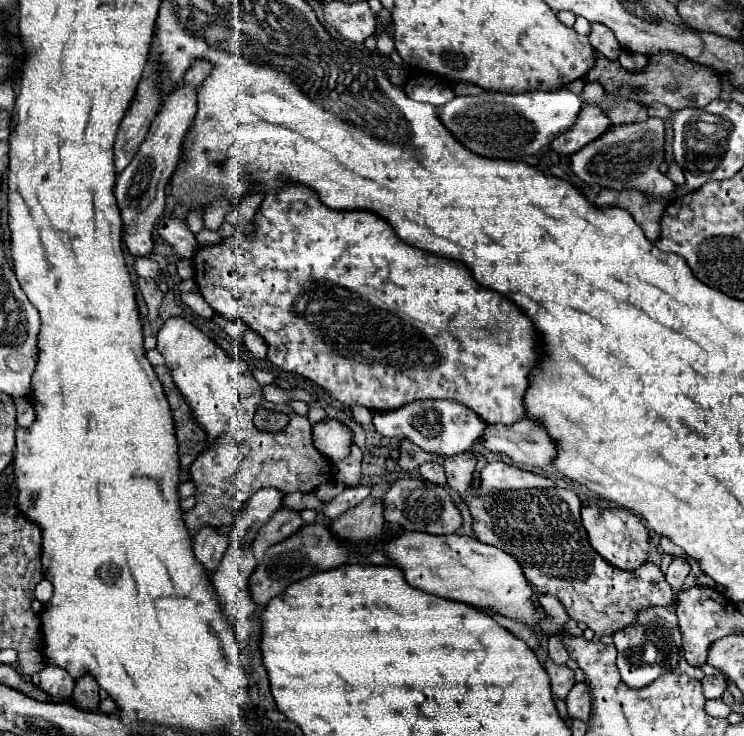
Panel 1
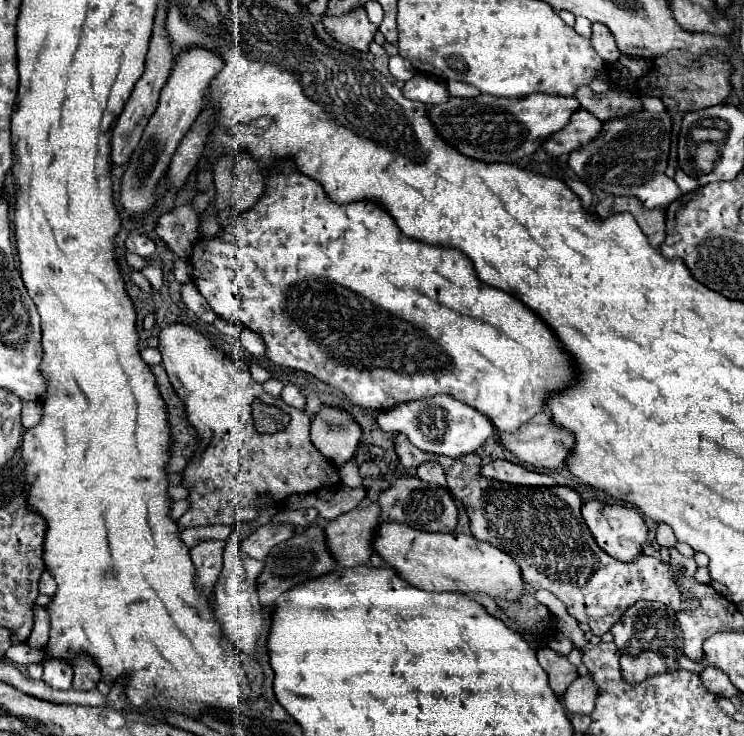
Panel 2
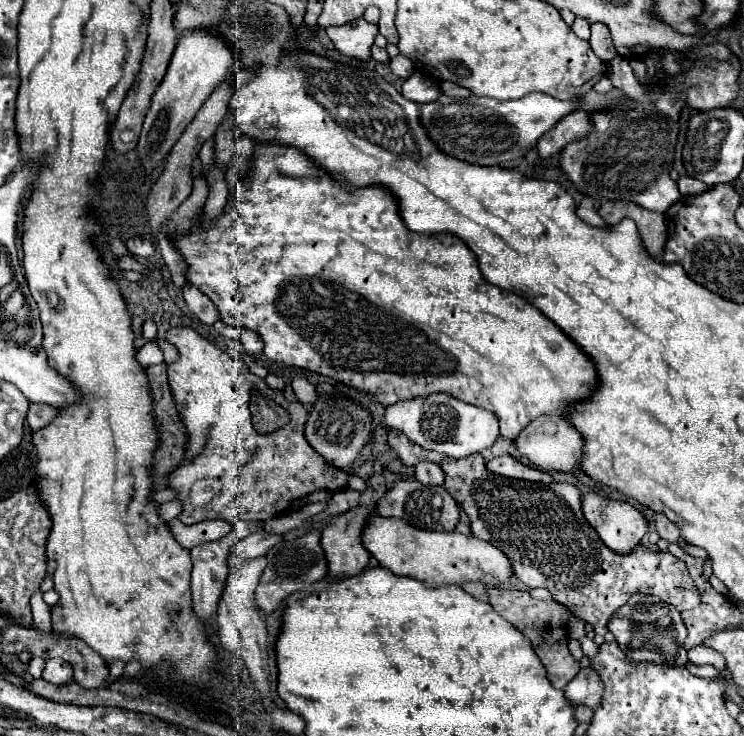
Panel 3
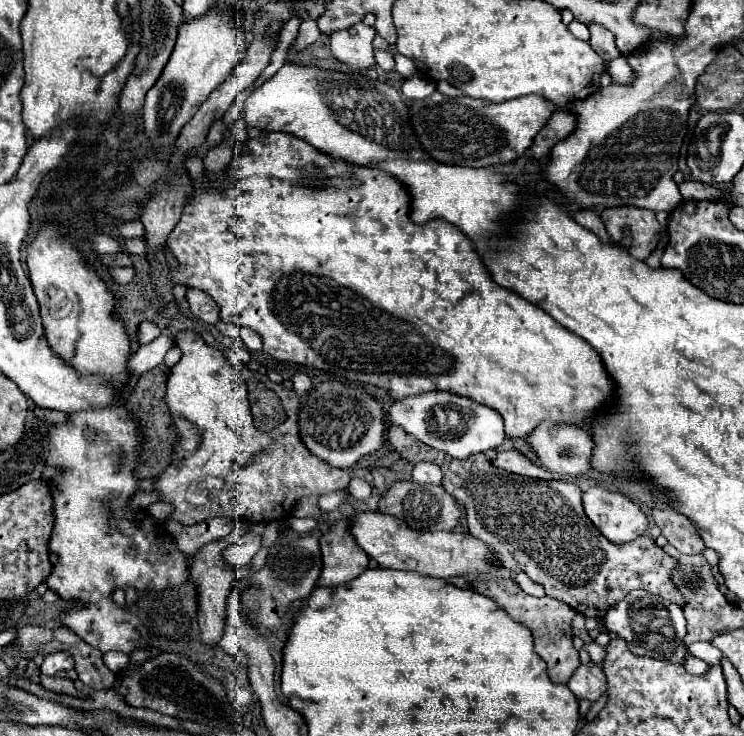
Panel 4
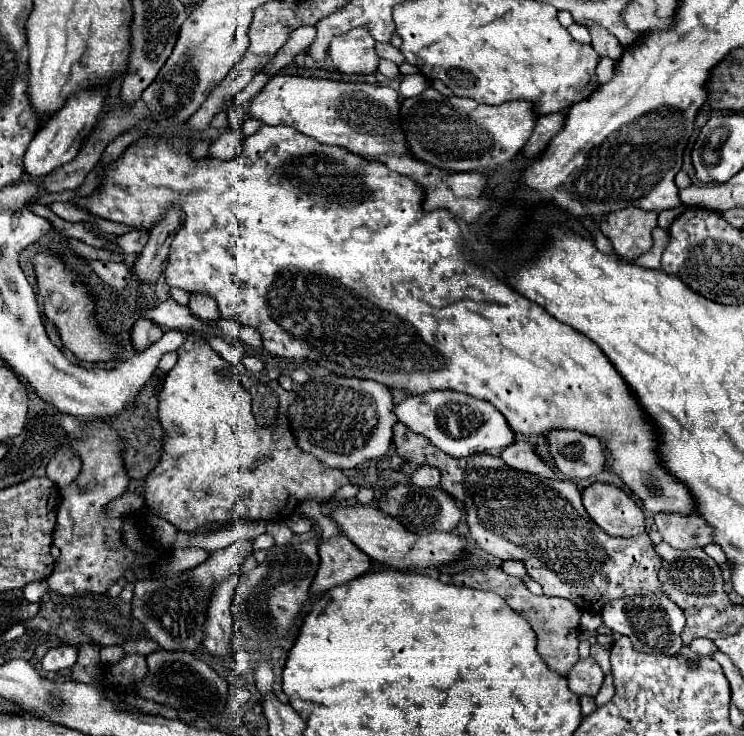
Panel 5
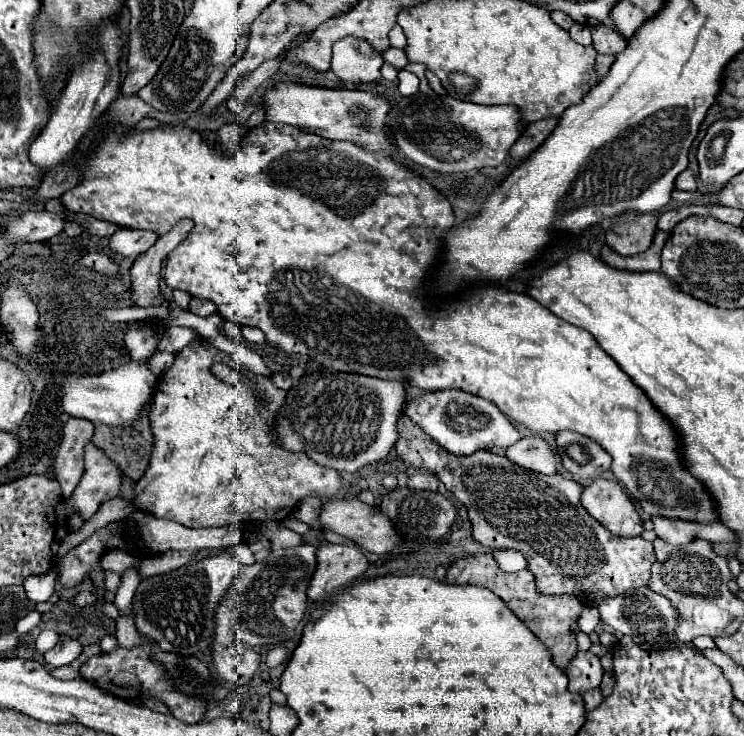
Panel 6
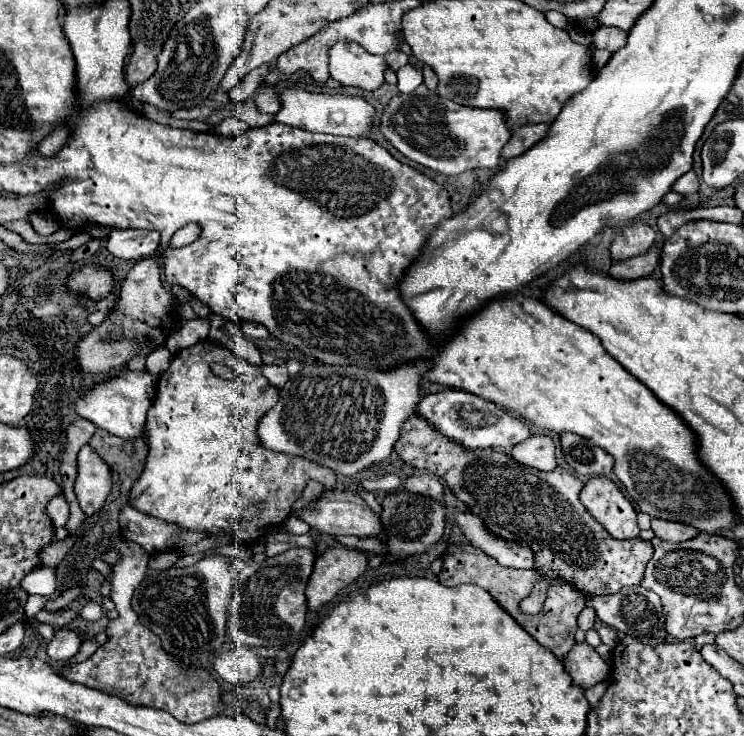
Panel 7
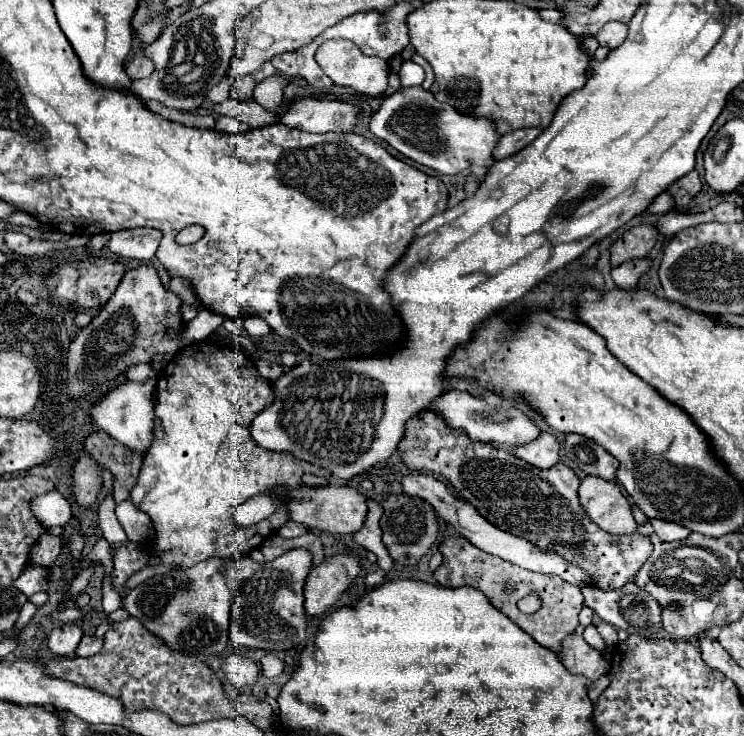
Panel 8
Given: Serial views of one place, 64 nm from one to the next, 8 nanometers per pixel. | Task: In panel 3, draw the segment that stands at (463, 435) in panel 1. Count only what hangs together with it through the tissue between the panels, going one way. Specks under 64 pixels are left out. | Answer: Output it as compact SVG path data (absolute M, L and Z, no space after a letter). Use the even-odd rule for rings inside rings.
M432 394L426 398L412 398L412 400L396 402L386 408L382 422L390 430L404 432L420 448L442 452L450 458L464 458L468 454L482 452L484 448L490 448L500 436L498 424L492 412L460 402L448 394Z

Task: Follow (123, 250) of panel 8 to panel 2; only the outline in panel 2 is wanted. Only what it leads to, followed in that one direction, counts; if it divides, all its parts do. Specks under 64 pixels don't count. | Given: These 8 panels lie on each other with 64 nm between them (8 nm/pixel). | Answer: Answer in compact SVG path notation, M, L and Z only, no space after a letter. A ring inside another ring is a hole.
M130 234L128 240L126 240L126 248L128 248L128 252L140 254L142 258L152 256L152 252L156 250L154 242L146 234Z

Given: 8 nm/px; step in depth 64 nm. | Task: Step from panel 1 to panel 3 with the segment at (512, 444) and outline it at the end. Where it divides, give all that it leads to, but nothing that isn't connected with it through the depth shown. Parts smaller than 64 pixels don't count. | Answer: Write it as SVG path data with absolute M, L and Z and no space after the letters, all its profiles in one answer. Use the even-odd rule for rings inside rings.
M544 414L538 416L536 420L532 420L514 440L516 450L530 460L532 468L544 470L544 472L572 472L578 468L580 462L580 446L582 446L582 438L578 434L578 430L574 430L564 418L558 418L556 414Z

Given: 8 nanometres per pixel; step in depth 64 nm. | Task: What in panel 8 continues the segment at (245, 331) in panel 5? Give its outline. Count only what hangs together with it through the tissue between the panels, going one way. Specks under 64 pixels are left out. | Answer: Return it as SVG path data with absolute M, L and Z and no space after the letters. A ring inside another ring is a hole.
M250 316L244 320L244 330L250 334L250 336L256 336L256 338L262 338L270 332L270 326L262 320L262 318L256 318L256 316Z

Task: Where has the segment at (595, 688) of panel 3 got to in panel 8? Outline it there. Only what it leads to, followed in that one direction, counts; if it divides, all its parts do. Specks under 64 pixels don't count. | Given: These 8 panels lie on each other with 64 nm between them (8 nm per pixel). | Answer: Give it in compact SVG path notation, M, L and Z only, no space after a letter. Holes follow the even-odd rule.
M572 634L572 638L564 640L564 650L560 652L560 662L566 666L570 674L580 674L588 678L590 682L598 680L600 676L608 674L610 664L604 660L604 656L586 644L586 640L578 634Z

